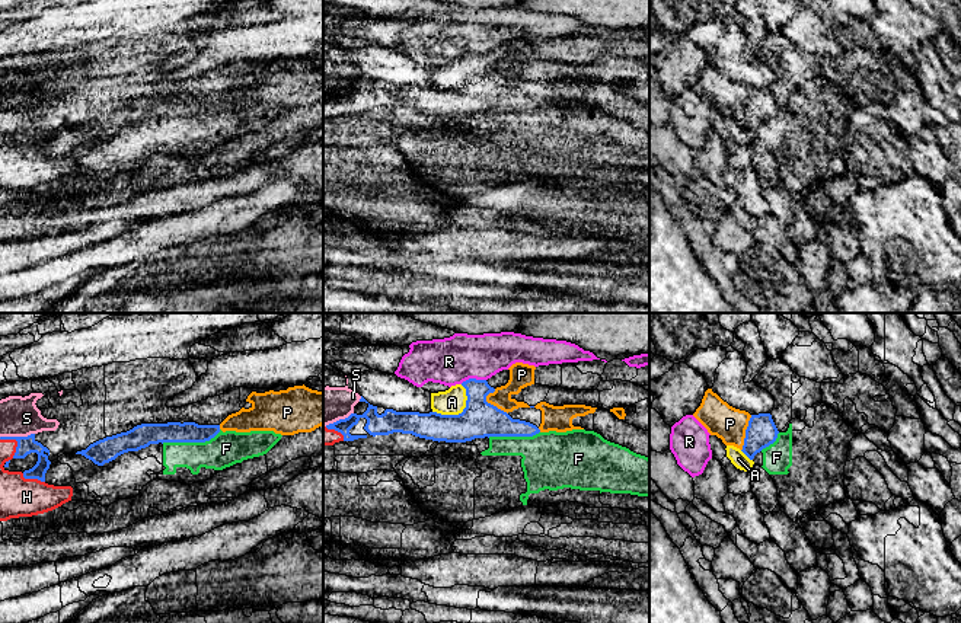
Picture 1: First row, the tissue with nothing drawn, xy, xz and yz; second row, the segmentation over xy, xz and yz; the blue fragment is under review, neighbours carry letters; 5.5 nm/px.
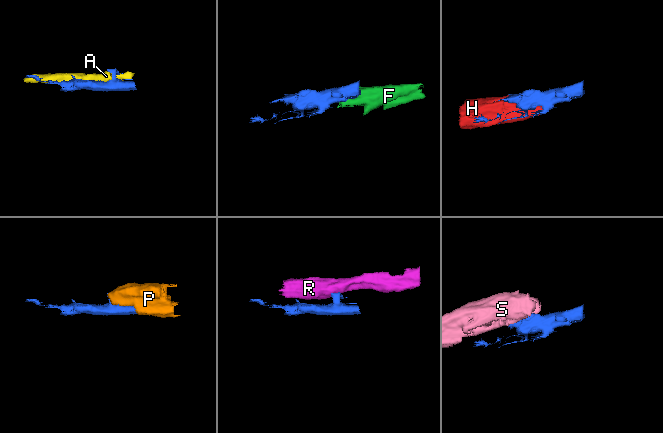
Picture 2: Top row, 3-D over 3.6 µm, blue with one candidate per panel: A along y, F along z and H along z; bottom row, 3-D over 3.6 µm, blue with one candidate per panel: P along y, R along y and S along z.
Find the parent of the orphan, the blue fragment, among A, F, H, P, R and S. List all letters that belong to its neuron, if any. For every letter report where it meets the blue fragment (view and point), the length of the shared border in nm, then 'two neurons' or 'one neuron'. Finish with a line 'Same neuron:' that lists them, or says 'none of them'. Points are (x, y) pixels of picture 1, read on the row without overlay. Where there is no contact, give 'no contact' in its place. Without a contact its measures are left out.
A: contact xz (459, 88); length 240 nm; two neurons
F: contact xy (191, 115); length 340 nm; two neurons
H: contact xy (32, 152); length 140 nm; one neuron
P: contact xz (489, 77); length 160 nm; one neuron
R: contact xz (472, 53); length 150 nm; two neurons
S: contact xy (16, 111); length 190 nm; two neurons
Same neuron: H, P

